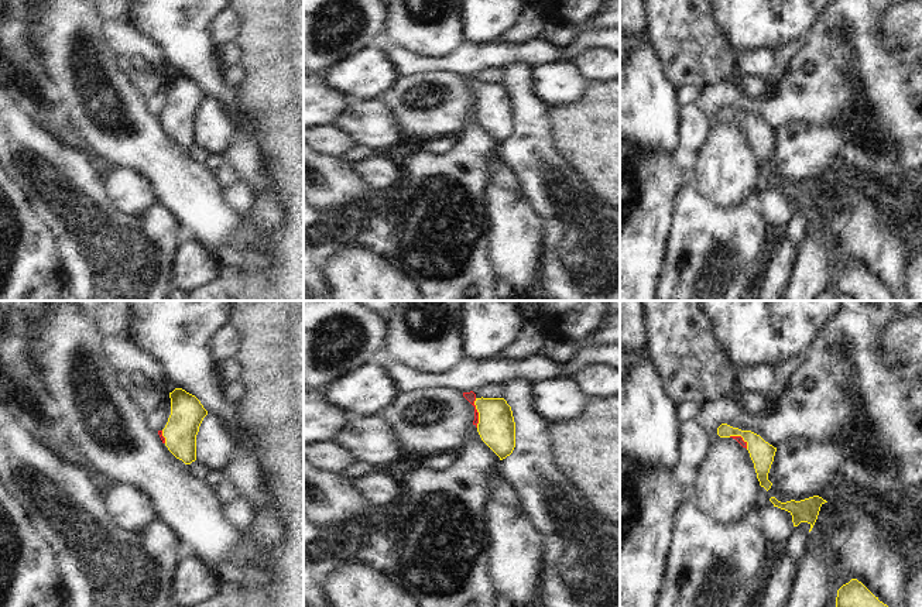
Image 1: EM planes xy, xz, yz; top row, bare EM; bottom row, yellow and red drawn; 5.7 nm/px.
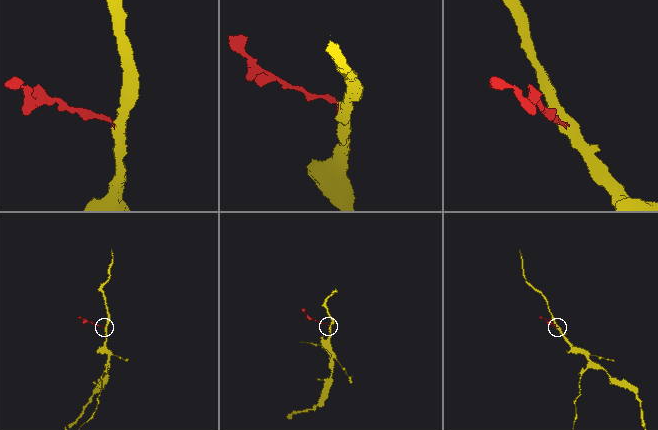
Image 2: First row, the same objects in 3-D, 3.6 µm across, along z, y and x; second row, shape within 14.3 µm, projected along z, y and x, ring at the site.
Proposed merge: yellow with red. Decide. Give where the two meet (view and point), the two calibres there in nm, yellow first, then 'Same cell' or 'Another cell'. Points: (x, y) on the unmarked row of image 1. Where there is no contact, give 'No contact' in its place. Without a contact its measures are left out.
Touches yellow at xz (477, 95). Thickness 220 nm (yellow) against 60 nm. Same cell.

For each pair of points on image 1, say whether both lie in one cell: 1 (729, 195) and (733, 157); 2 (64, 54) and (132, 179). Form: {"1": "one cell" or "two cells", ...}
{"1": "one cell", "2": "two cells"}

